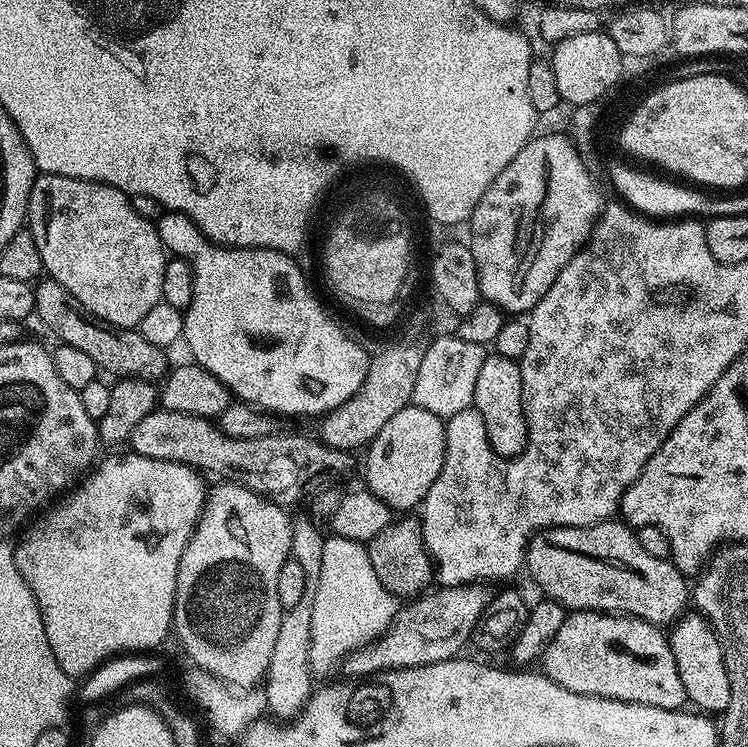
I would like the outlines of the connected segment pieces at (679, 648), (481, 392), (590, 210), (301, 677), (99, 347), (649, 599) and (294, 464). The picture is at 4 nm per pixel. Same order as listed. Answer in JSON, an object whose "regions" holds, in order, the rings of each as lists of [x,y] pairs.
{"regions":[[[[684,614],[671,625],[668,636],[669,646],[673,650],[674,660],[677,662],[678,677],[682,678],[687,699],[701,713],[723,714],[730,706],[730,678],[724,661],[724,647],[720,644],[711,624],[699,614],[688,616]]],[[[495,354],[485,355],[482,370],[478,370],[478,379],[474,382],[472,407],[482,418],[482,426],[486,426],[486,438],[496,456],[514,460],[523,454],[528,445],[528,423],[522,402],[522,374],[517,361]]],[[[533,135],[528,145],[518,150],[514,162],[494,178],[490,190],[482,194],[470,221],[470,247],[478,270],[480,295],[505,314],[531,313],[546,290],[554,286],[558,274],[566,270],[568,263],[587,244],[602,211],[596,180],[588,173],[589,165],[580,157],[576,145],[567,135],[540,135]]],[[[311,515],[295,517],[292,520],[292,554],[291,559],[296,560],[302,565],[303,583],[302,598],[295,604],[285,608],[284,617],[282,618],[282,626],[278,626],[278,638],[274,642],[274,654],[270,654],[270,666],[266,673],[266,681],[263,683],[265,688],[264,696],[268,699],[268,708],[275,717],[292,718],[296,713],[304,707],[305,701],[314,691],[314,673],[310,665],[308,665],[308,654],[310,648],[310,618],[314,615],[314,594],[318,590],[318,574],[322,574],[322,546],[324,545],[325,533],[320,533],[320,528],[316,524],[317,521]]],[[[43,279],[36,287],[35,317],[56,336],[56,340],[63,344],[75,346],[85,351],[93,358],[99,371],[106,370],[116,378],[133,378],[149,382],[156,382],[169,371],[170,363],[165,349],[154,346],[154,342],[146,342],[139,329],[115,327],[113,323],[98,319],[85,311],[81,303],[56,280]]],[[[616,518],[585,528],[542,528],[530,537],[524,564],[533,582],[544,591],[541,593],[549,600],[557,600],[568,610],[623,613],[657,626],[666,626],[685,611],[684,603],[690,600],[690,584],[684,573],[676,568],[671,559],[663,560],[646,554],[635,531]]],[[[156,406],[134,426],[130,448],[146,458],[184,464],[201,474],[213,472],[220,476],[216,478],[241,484],[269,498],[300,496],[307,488],[315,489],[320,479],[328,482],[331,476],[342,475],[352,464],[349,453],[325,444],[315,435],[282,432],[262,438],[236,438],[224,433],[219,423],[207,416],[178,414],[178,410]]]]}

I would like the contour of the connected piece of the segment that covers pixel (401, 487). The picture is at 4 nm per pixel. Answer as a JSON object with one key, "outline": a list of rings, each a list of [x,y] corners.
{"outline":[[[416,404],[398,410],[382,430],[367,445],[368,457],[364,460],[364,480],[367,491],[376,495],[386,506],[397,513],[419,509],[430,486],[442,470],[446,454],[445,421],[430,410],[422,410]]]}

